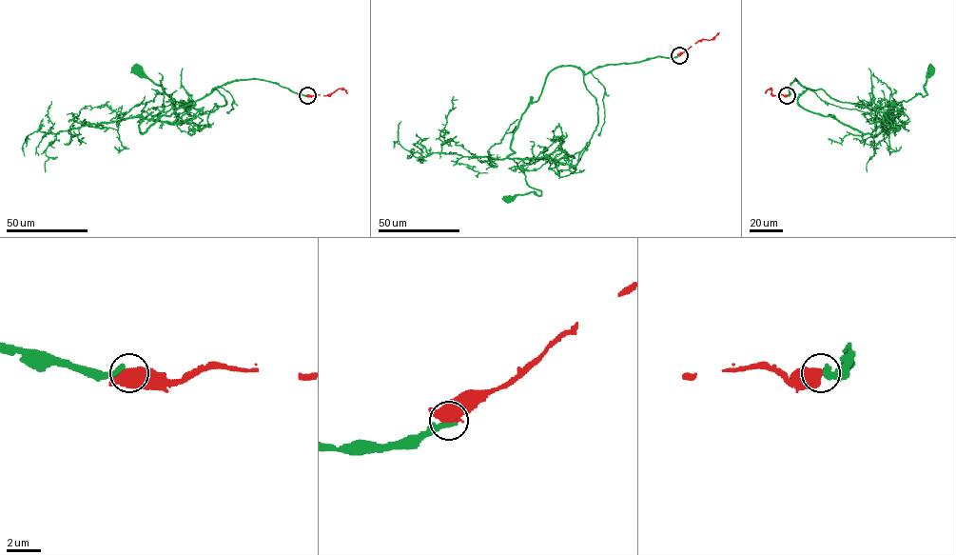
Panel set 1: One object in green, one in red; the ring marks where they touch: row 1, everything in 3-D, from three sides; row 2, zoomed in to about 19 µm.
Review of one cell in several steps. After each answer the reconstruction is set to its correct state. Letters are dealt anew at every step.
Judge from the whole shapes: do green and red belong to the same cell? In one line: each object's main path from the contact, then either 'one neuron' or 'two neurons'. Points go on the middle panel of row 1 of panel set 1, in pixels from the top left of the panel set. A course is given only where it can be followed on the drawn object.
green via (679, 55), (606, 64), (584, 74), (572, 66), (552, 69), (522, 115), (508, 157), (541, 194), (508, 198) | red via (679, 55), (698, 41), (712, 40), (719, 32) | two neurons

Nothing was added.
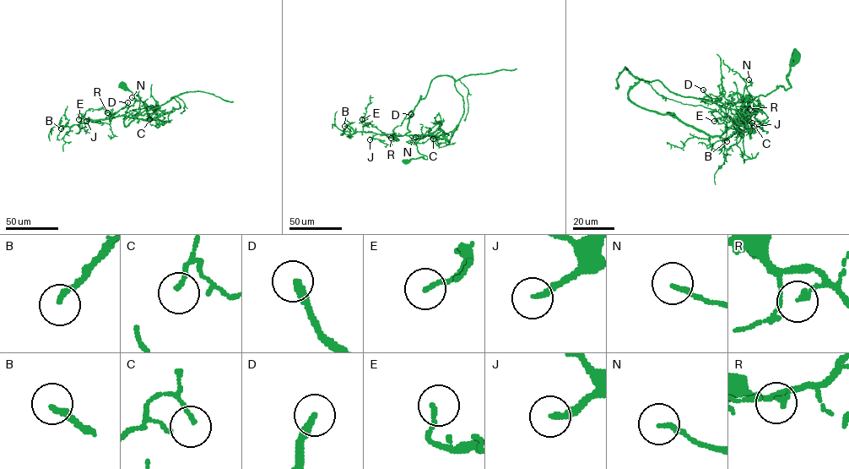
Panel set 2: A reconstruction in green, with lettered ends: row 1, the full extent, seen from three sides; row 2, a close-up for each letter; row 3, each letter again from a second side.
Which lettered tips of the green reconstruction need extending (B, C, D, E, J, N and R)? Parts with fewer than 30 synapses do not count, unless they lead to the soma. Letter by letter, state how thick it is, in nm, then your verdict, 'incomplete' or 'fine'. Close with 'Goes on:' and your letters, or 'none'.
B: 190 nm thick; incomplete
C: 130 nm thick; fine
D: 240 nm thick; fine
E: 170 nm thick; incomplete
J: 180 nm thick; incomplete
N: 160 nm thick; fine
R: 200 nm thick; fine
Goes on: B, E, J

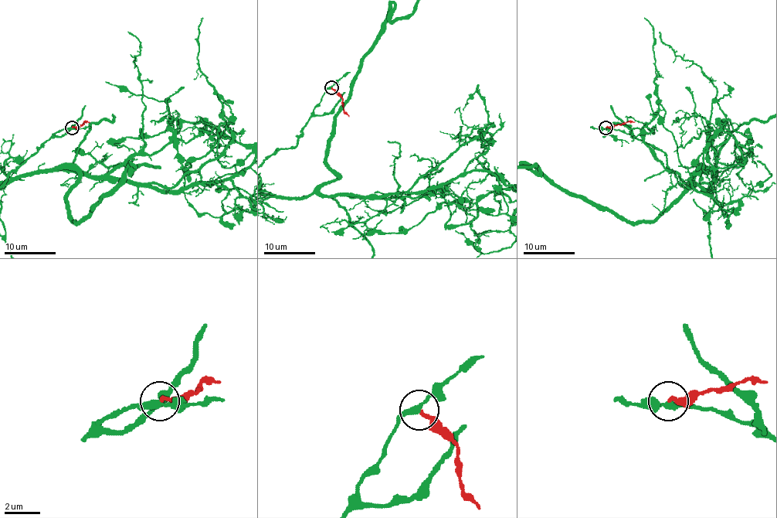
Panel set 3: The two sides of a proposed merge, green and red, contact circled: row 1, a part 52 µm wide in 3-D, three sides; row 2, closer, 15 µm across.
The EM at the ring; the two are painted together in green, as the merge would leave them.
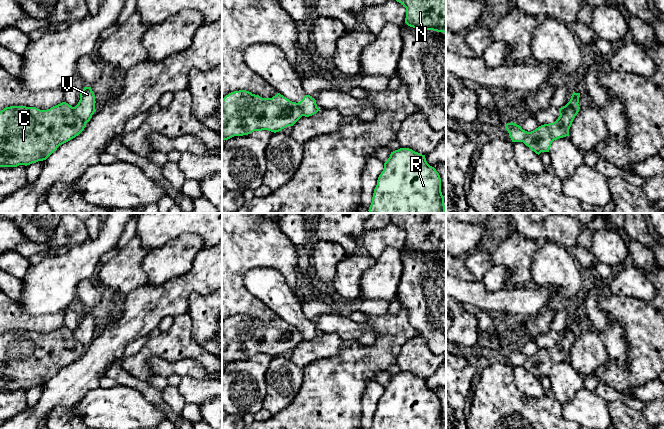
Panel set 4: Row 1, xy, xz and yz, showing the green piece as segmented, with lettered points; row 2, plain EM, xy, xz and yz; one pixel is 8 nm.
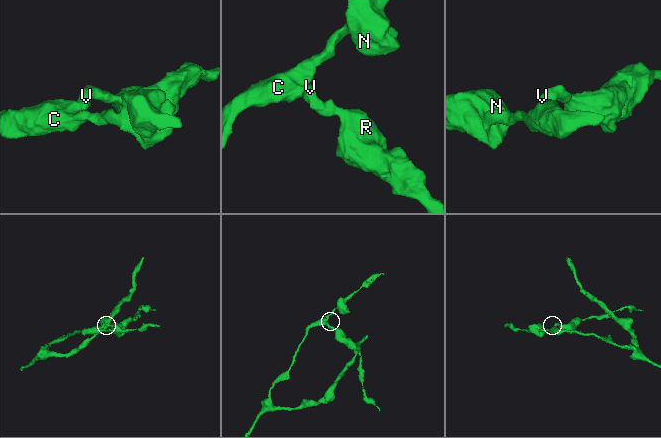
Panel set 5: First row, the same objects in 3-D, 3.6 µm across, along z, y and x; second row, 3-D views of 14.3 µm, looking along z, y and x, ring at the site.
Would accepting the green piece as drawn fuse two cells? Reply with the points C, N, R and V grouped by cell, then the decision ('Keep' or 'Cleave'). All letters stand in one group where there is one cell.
Groups: C N / R V. Cleave

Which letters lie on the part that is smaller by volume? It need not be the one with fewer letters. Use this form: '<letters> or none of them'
R, V

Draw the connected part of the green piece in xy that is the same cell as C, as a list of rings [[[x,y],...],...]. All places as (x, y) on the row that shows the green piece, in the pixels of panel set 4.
[[[62,102],[47,110],[10,106],[0,111],[0,167],[17,167],[46,160],[57,148],[79,135],[86,123],[77,117],[74,107]]]

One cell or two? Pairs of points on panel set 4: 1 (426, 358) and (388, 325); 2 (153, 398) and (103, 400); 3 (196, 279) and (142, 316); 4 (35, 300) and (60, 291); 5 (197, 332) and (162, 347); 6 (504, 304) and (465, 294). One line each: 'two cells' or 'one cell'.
1: two cells
2: two cells
3: one cell
4: one cell
5: two cells
6: one cell

